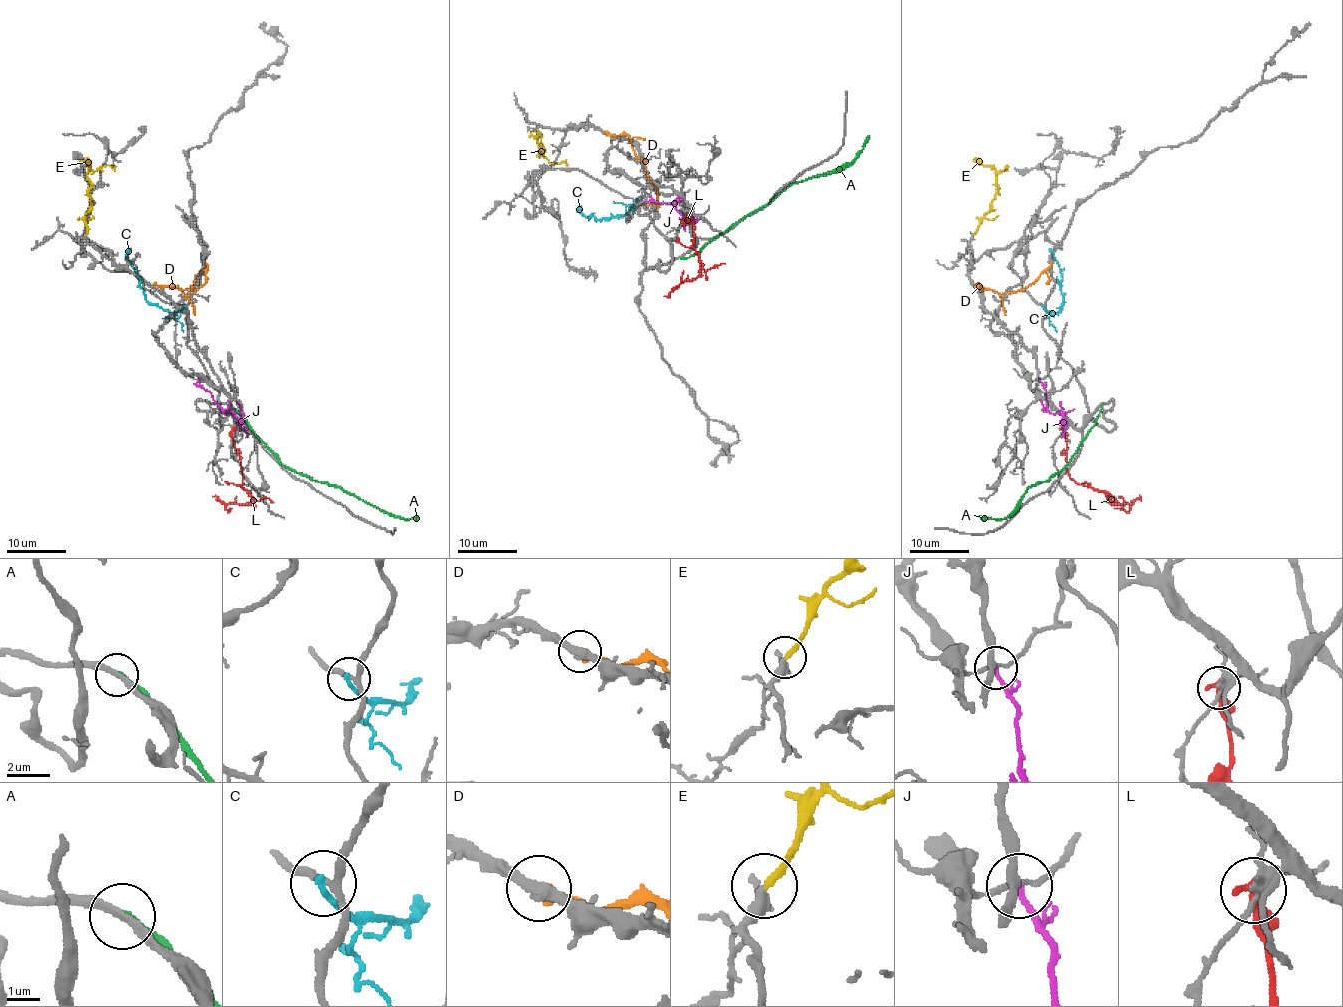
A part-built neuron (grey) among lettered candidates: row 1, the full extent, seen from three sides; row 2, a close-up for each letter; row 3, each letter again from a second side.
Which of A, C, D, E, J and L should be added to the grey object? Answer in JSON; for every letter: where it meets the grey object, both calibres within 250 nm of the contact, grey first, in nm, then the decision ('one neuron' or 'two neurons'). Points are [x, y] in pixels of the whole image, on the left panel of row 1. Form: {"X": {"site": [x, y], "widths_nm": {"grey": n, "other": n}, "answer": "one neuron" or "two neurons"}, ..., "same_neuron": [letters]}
{"A": {"site": [230, 406], "widths_nm": {"grey": 240, "other": 200}, "answer": "two neurons"}, "C": {"site": [185, 306], "widths_nm": {"grey": 180, "other": 200}, "answer": "two neurons"}, "D": {"site": [153, 286], "widths_nm": {"grey": 320, "other": 360}, "answer": "two neurons"}, "E": {"site": [86, 234], "widths_nm": {"grey": 300, "other": 200}, "answer": "one neuron"}, "J": {"site": [198, 379], "widths_nm": {"grey": 160, "other": 200}, "answer": "two neurons"}, "L": {"site": [233, 428], "widths_nm": {"grey": 360, "other": 320}, "answer": "two neurons"}, "same_neuron": ["E"]}

